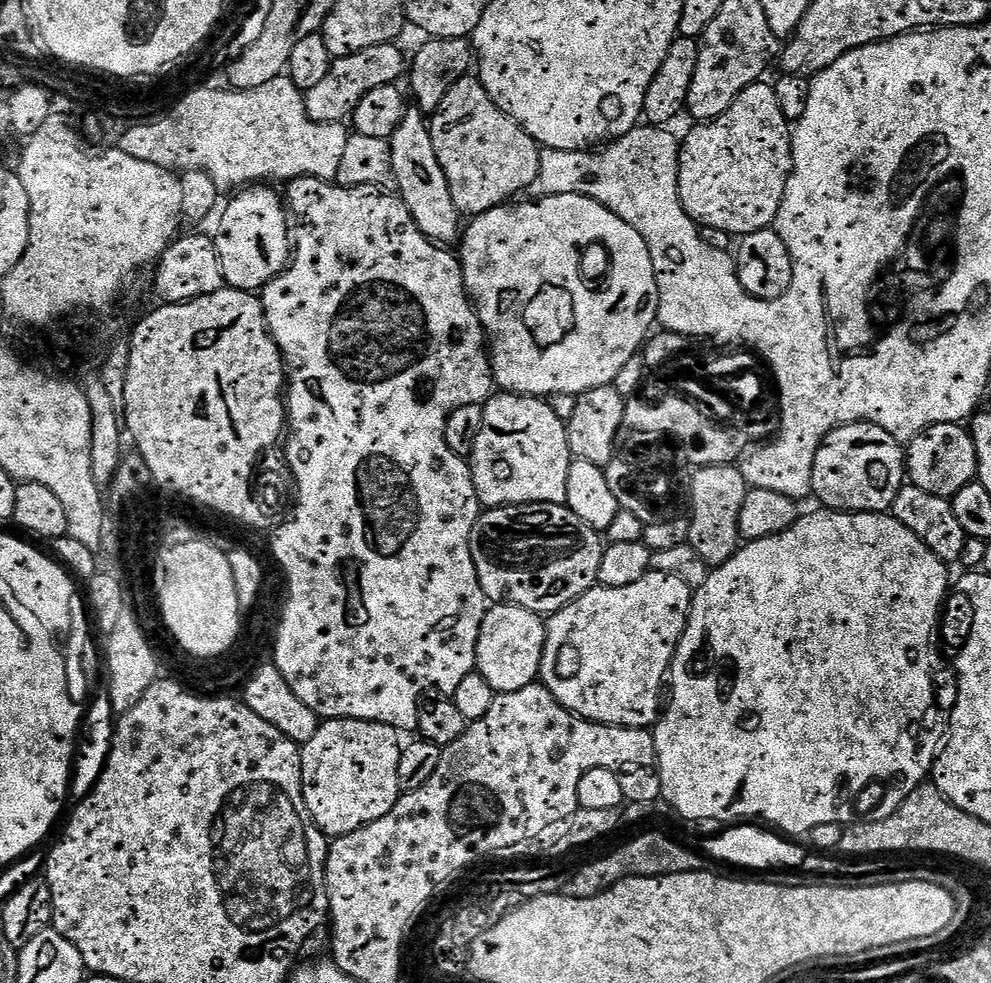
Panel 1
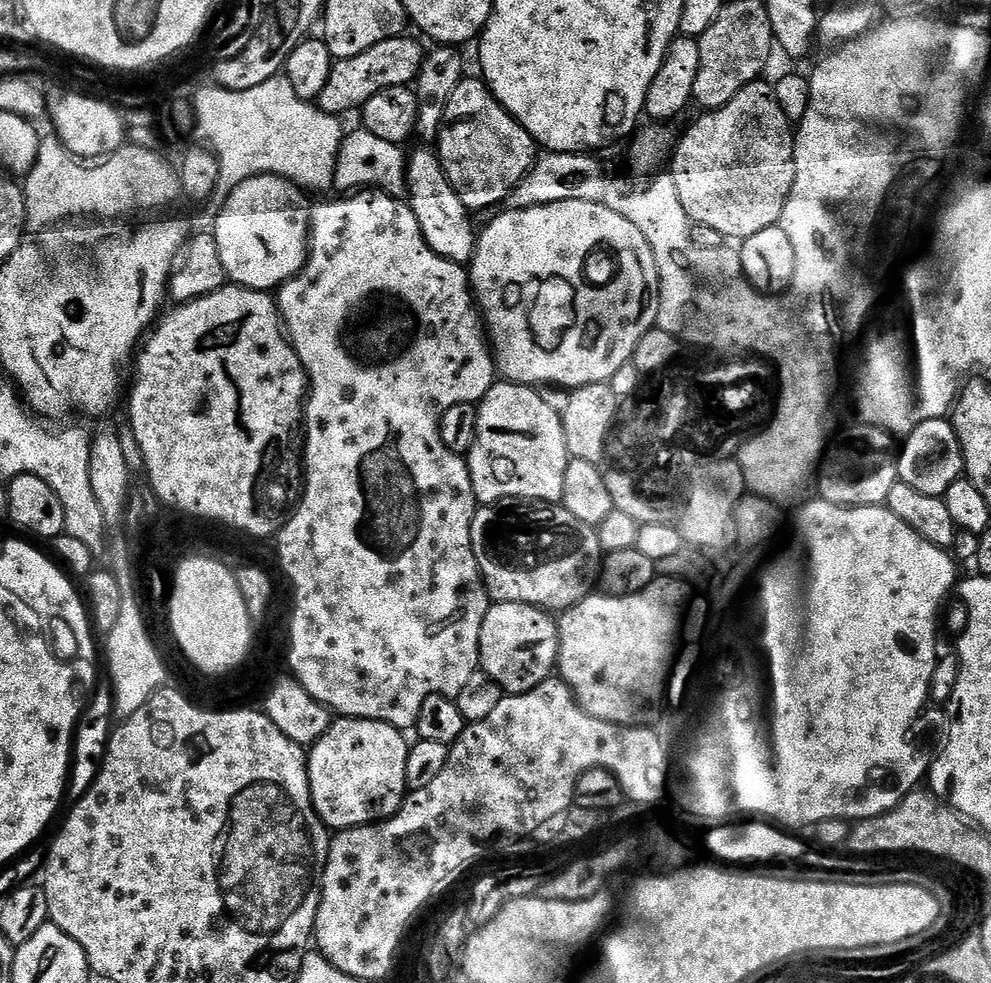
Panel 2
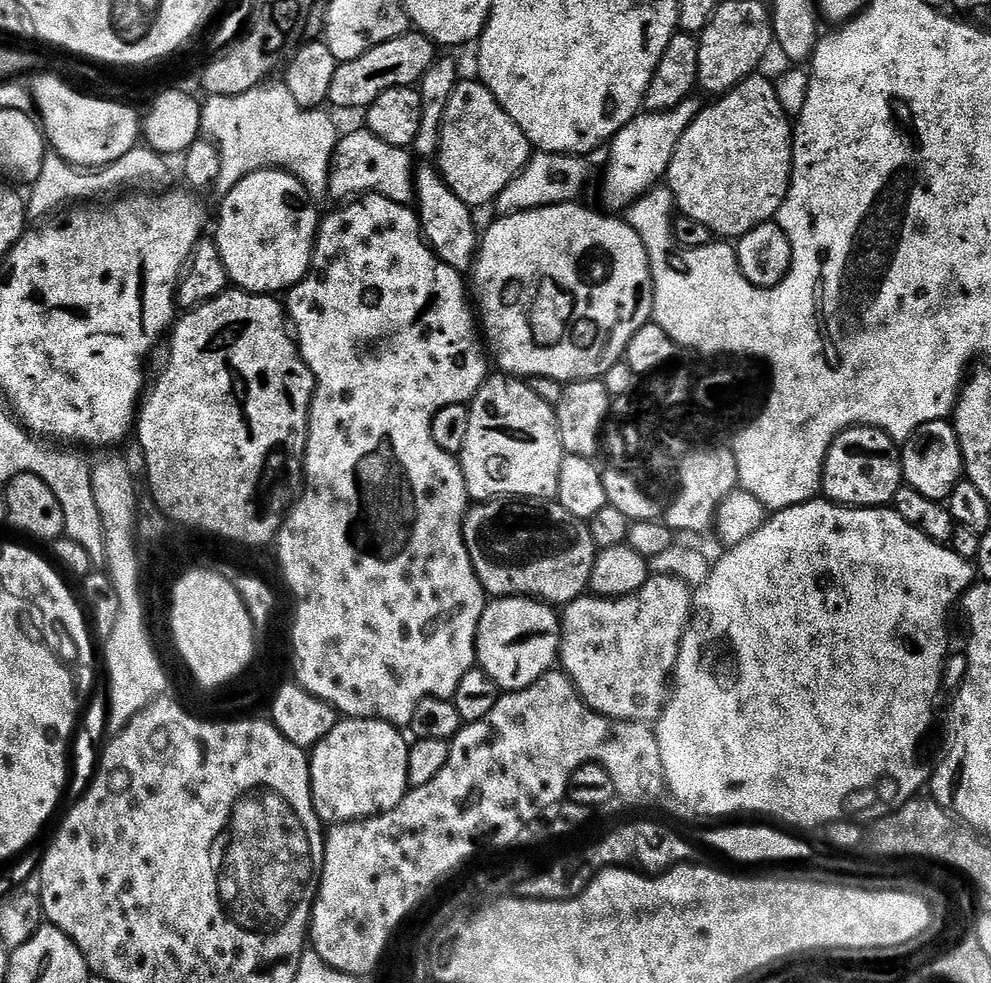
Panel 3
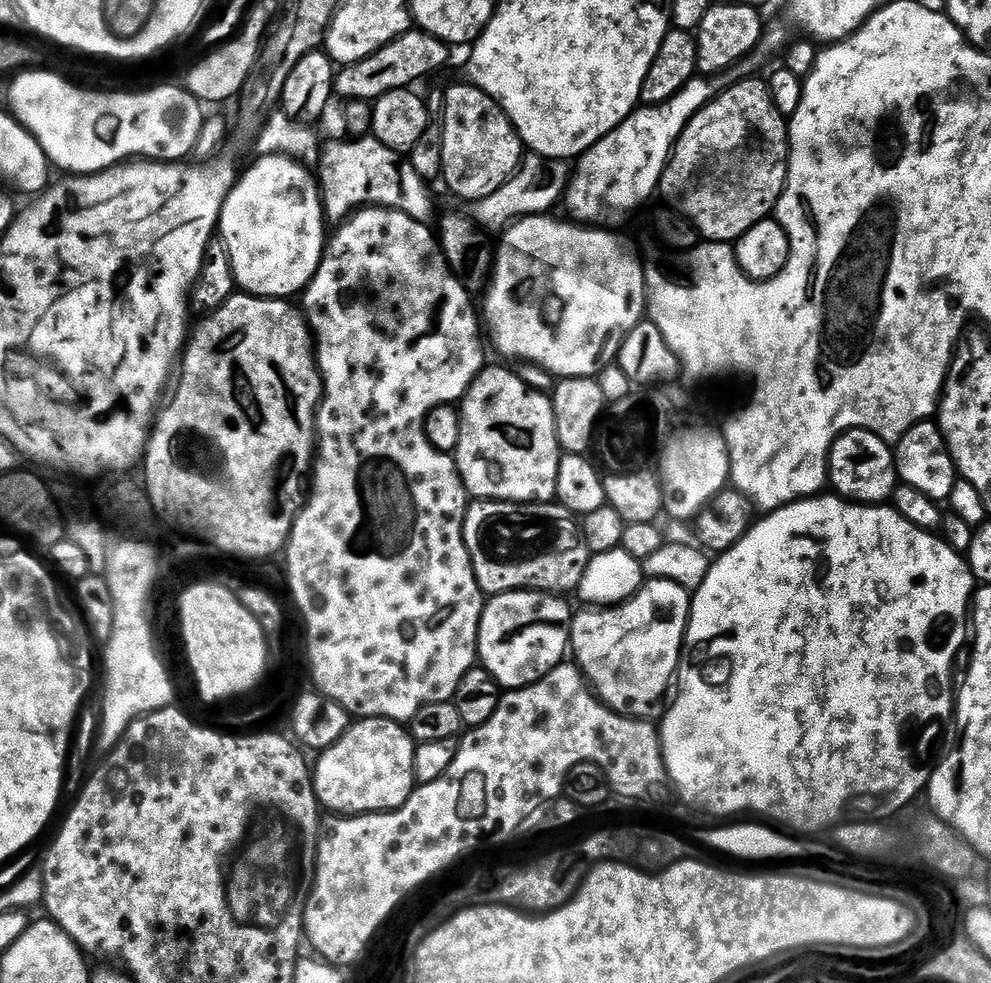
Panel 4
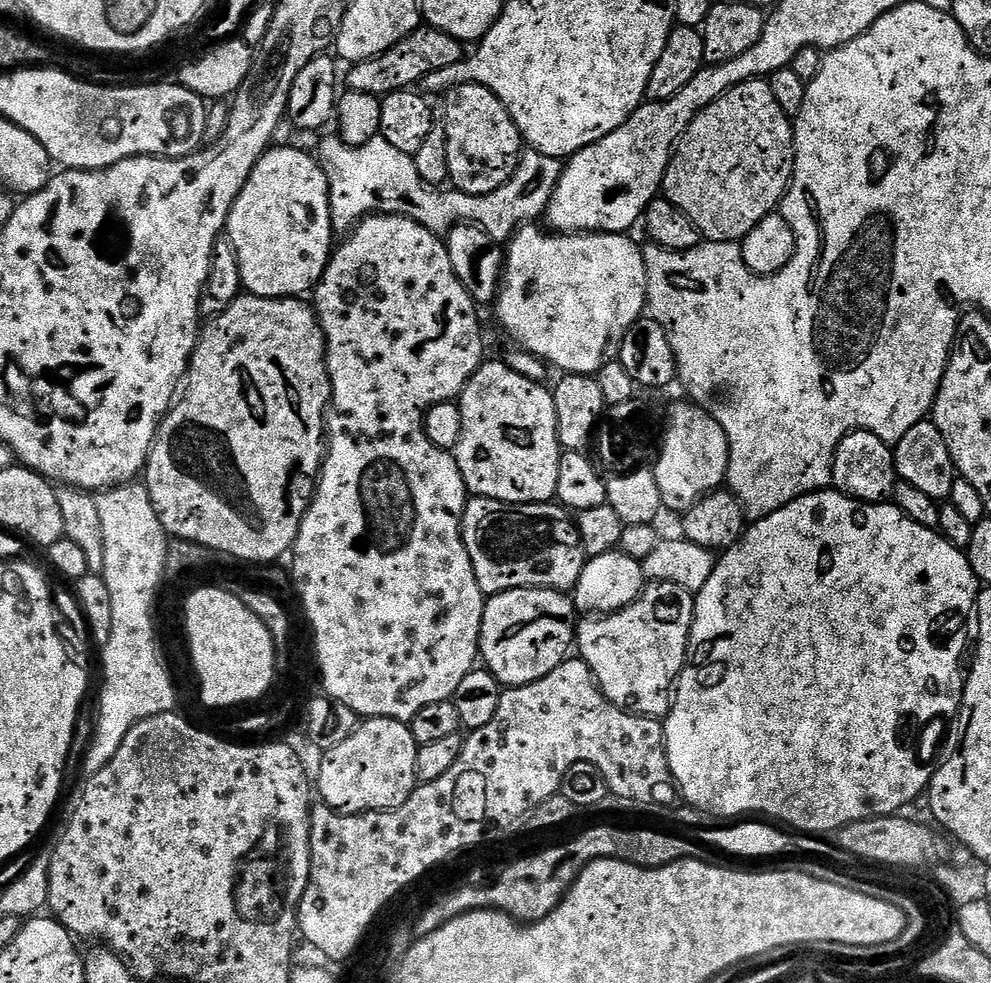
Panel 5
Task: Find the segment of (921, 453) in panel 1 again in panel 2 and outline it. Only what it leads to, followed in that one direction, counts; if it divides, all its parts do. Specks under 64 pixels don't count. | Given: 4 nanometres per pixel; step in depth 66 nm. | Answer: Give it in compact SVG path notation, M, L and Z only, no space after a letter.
M951 419L922 422L911 434L903 437L902 444L904 449L899 449L896 462L899 483L914 486L914 490L921 494L944 497L946 490L965 475L964 450Z

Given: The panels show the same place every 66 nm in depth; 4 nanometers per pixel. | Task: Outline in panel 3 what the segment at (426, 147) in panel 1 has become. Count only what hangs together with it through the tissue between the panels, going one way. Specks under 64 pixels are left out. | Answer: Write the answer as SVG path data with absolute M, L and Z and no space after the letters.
M424 164L415 169L414 172L414 204L418 209L420 218L420 231L424 234L424 239L428 241L428 247L436 253L437 258L446 262L461 274L471 273L476 263L476 253L478 251L478 232L476 236L476 220L472 217L473 209L458 198L450 190L450 186L445 182L440 174L439 167Z

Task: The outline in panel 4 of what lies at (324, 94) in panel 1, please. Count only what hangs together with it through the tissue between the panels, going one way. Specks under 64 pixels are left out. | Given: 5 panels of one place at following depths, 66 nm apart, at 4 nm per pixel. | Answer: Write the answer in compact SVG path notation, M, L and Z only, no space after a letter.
M413 30L402 34L394 42L382 46L374 54L362 58L356 64L343 65L334 76L334 92L344 102L363 100L374 102L382 94L399 88L416 86L423 76L436 72L448 60L449 45L434 38L428 32Z

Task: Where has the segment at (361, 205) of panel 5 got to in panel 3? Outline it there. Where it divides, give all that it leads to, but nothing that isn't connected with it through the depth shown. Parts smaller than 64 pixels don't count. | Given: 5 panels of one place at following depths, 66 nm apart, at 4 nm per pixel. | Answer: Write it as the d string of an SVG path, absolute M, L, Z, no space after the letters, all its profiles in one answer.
M352 130L349 136L341 135L336 141L336 153L330 170L328 196L344 202L351 192L385 196L399 204L411 205L414 200L413 157L403 148L395 148L382 142L370 131Z

